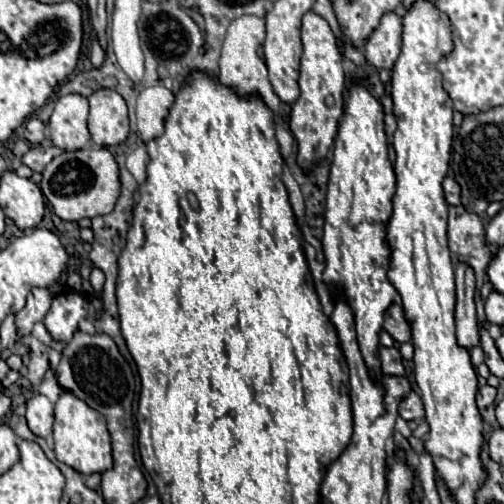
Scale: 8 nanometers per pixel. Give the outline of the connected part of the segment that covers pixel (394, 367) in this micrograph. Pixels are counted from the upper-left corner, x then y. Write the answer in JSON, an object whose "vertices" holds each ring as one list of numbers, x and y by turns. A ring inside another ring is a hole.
{"vertices":[[379,347,379,359,381,359,383,375,405,375,401,353,395,347,391,347,391,349]]}

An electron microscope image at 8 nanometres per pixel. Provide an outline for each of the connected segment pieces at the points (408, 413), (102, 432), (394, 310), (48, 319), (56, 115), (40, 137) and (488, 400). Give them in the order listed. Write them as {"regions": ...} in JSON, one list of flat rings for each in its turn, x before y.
{"regions":[[[411,391,409,397,405,397,401,401,399,415,405,421,417,421,417,419,423,419,425,417,425,409,423,409,423,403,421,403,421,397,417,395,417,391]],[[63,391,59,401,55,403,53,441,55,441,55,457,85,477,93,473,103,473,113,467,111,435,107,431,105,417,93,411,87,403,83,403,75,395,69,395,69,391]],[[395,301,387,313,385,313,385,323,383,323,385,331,399,343,407,343,411,341,411,323,405,317,403,305,399,301]],[[65,291,53,297,43,323,53,339,67,343,77,331,77,323,87,317,87,301,77,291]],[[69,93,57,99,55,111,49,119,49,137,55,147,65,151,85,149,91,141,89,129,89,103,79,93]],[[31,117,25,125,25,139,33,145,39,145,45,141,45,137,47,137,47,125,37,117]],[[481,385,479,391,477,391,477,407,479,409,485,409,489,407,493,401,495,401,495,389,491,385]]]}

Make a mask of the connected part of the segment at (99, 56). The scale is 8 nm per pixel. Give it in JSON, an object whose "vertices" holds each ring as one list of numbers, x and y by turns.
{"vertices":[[95,36,90,48,90,60,92,63,92,67,97,69,101,67,104,58,105,52,102,49,101,45,99,44,97,37]]}

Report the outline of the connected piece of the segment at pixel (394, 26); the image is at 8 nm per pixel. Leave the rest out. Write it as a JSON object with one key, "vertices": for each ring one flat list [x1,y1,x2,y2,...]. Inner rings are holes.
{"vertices":[[387,13,365,45,367,63,375,69,391,71,401,49,401,15]]}

